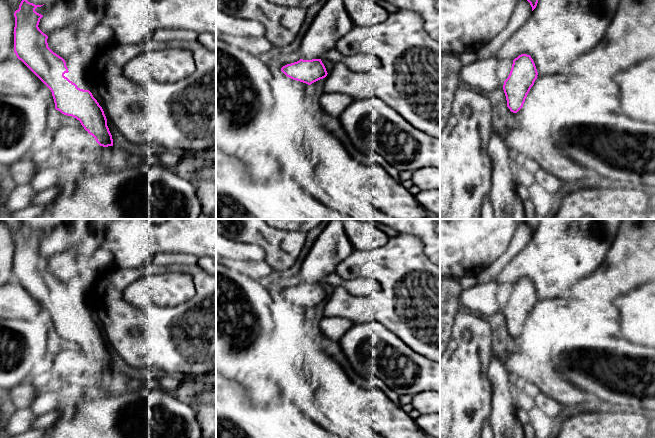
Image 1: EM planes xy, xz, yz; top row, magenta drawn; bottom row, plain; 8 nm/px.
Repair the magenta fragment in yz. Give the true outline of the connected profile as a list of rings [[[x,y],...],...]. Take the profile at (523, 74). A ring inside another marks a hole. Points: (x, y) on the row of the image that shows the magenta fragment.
[[[521,54],[513,60],[510,74],[503,85],[507,107],[511,112],[517,113],[523,107],[537,75],[535,63],[530,55]]]

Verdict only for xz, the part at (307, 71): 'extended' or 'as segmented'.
as segmented

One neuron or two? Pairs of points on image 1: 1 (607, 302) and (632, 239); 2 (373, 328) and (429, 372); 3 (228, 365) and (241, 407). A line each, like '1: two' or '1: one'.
1: one
2: one
3: two

